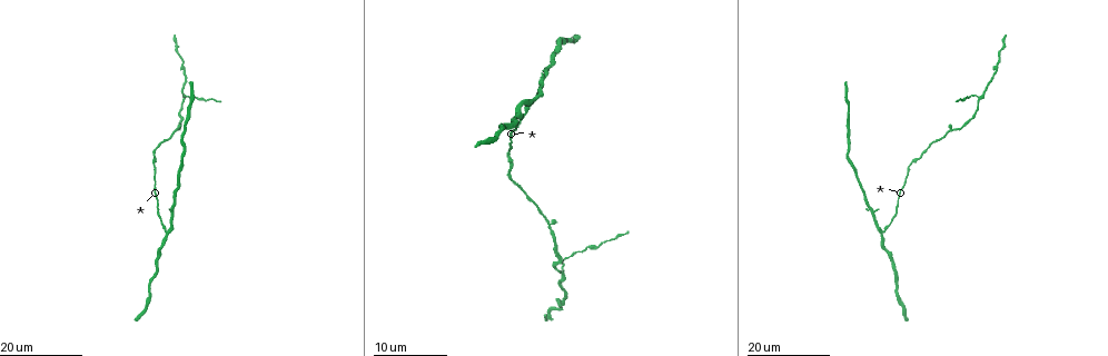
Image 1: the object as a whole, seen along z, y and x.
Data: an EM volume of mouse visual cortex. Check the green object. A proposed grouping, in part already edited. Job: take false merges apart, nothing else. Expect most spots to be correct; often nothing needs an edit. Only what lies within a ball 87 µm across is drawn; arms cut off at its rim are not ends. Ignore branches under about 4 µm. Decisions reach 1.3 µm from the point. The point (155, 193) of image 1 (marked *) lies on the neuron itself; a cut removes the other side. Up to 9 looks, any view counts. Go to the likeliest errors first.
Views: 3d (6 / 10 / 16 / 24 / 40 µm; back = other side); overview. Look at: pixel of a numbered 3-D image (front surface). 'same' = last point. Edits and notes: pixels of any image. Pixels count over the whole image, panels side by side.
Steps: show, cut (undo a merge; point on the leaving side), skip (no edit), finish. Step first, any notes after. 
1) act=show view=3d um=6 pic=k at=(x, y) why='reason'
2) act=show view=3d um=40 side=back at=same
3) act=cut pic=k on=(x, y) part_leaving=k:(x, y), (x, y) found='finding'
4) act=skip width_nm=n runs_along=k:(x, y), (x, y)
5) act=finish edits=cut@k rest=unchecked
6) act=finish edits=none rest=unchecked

act=show view=3d um=16 pic=1 at=(585, 249)

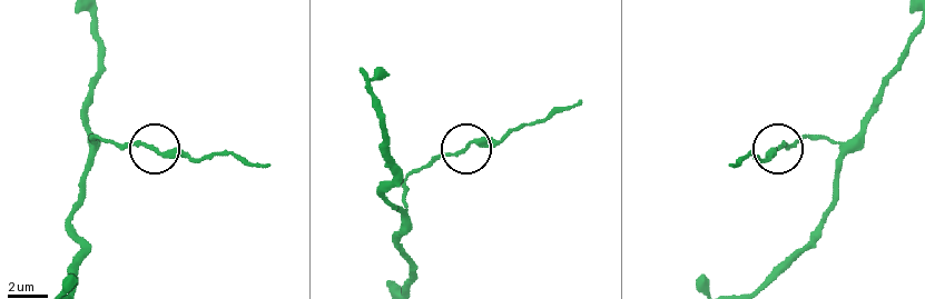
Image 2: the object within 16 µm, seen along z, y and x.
act=show view=3d um=6 pic=2 at=(149, 144) why='zoom in'

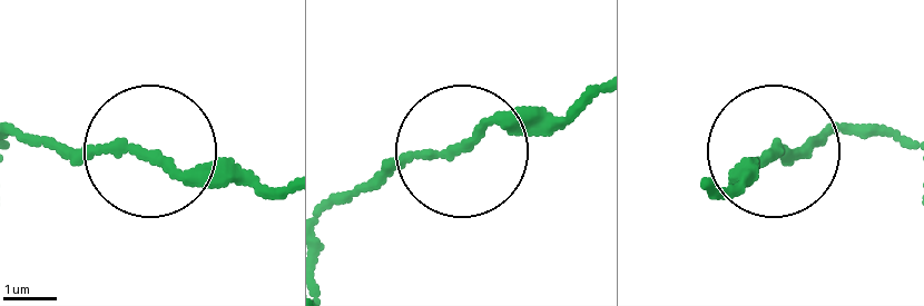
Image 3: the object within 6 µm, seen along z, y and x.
act=skip runs_along=3:(833, 135), (780, 148), (718, 188) found='one neuron here'

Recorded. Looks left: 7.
act=show view=3d um=24 pic=1 at=(978, 98) why='branch point'

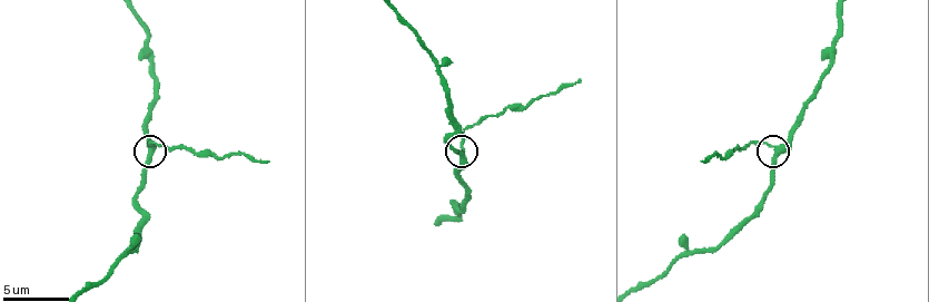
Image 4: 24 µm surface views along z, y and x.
act=show view=3d um=6 pic=4 at=(775, 147)

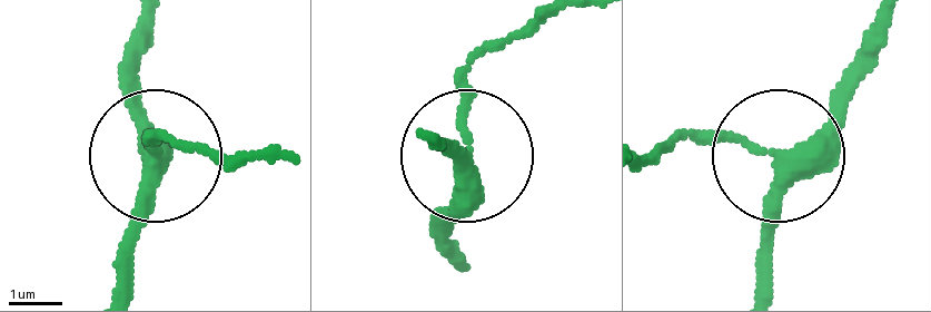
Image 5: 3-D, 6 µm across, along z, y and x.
act=skip runs_along=5:(129, 288), (129, 221), (156, 140), (190, 140) found='one neuron here'

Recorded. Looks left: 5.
act=show view=3d um=16 pic=4 at=(764, 202) why='thick turns thin'

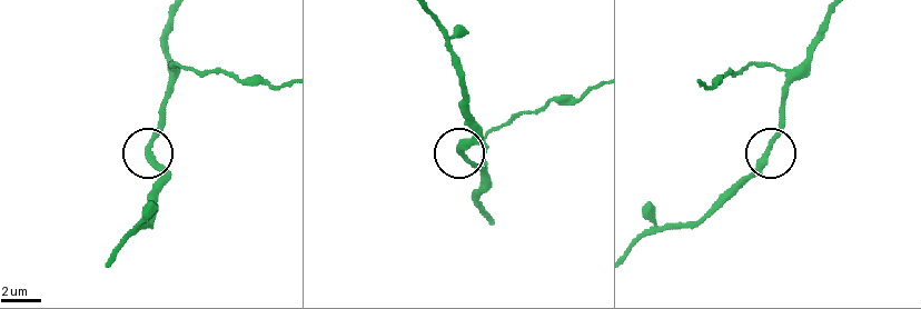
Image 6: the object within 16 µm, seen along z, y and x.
act=show view=3d um=6 pic=6 at=(460, 147)

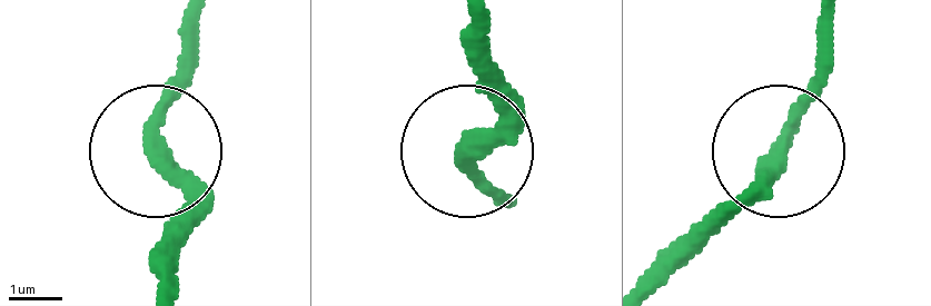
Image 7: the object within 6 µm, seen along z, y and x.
act=skip runs_along=7:(649, 272), (769, 160), (830, 46) found='continuous, no second neuron'

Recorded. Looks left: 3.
act=show view=3d um=16 pic=1 at=(533, 99)

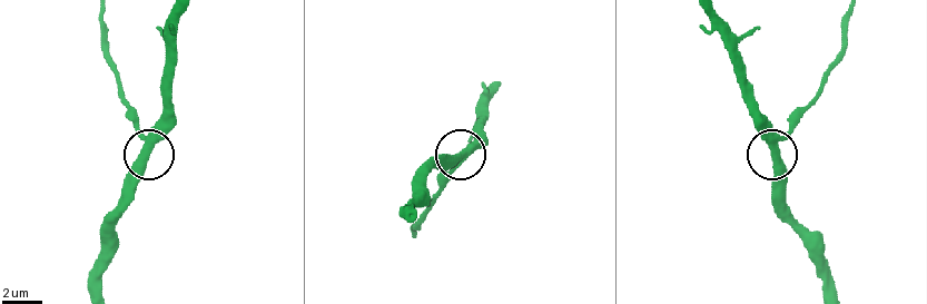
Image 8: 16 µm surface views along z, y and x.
act=show view=3d um=6 pic=8 at=(152, 145) why='zoom in'

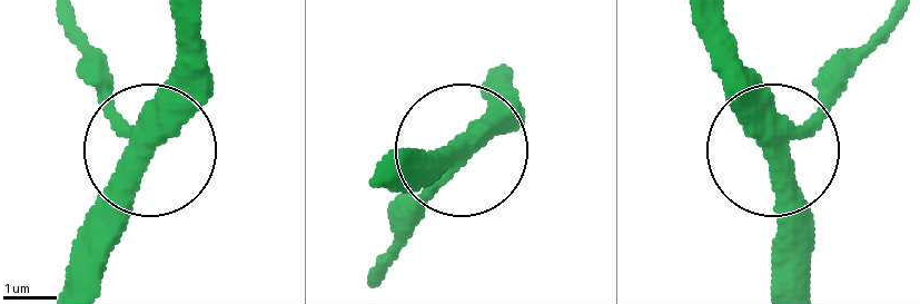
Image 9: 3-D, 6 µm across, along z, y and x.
act=skip arms=3 runs_along=9:(62, 12), (67, 39), (151, 145), (98, 278) found='one neuron here'

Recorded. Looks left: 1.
act=finish edits=none rest=unchecked

